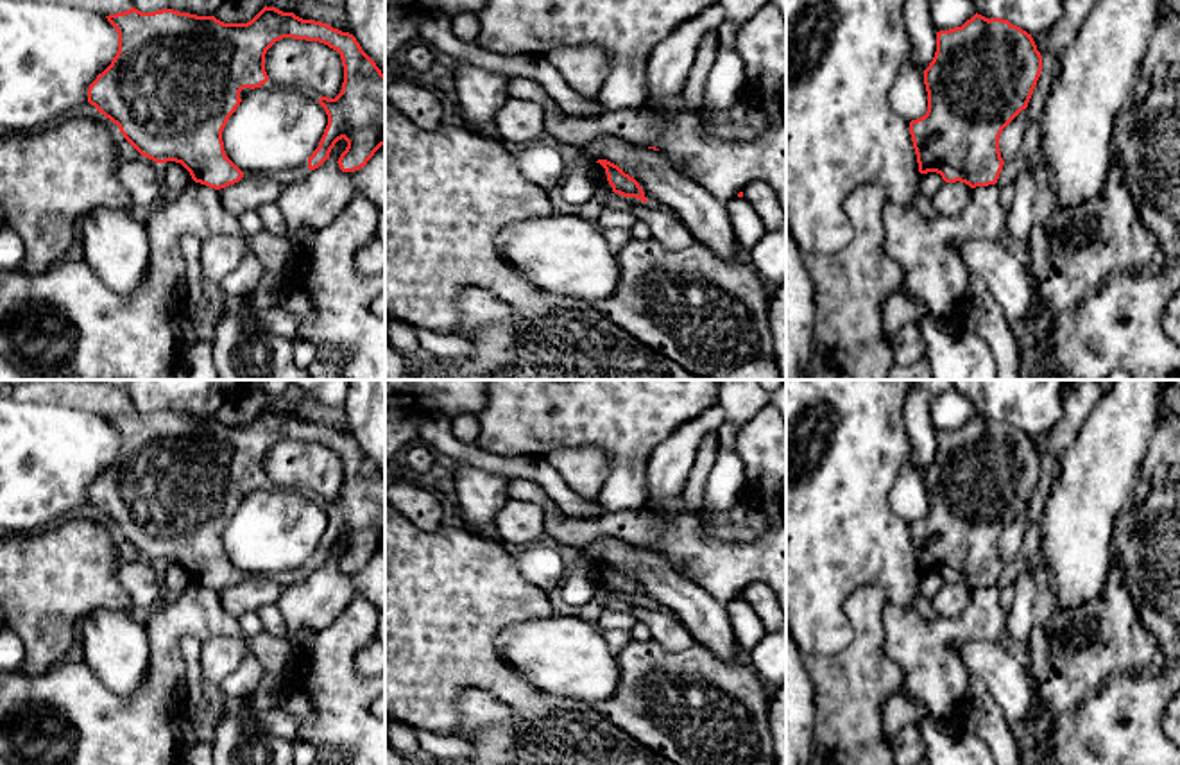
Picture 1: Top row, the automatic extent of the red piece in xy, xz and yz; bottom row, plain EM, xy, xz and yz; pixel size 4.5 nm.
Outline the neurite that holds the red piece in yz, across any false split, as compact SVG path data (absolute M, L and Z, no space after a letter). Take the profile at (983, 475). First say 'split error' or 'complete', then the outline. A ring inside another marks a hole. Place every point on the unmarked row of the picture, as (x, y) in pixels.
complete | M974 416L962 428L936 434L936 453L924 471L928 512L910 523L919 573L936 573L945 584L965 584L971 589L996 586L1003 572L999 537L1003 530L1028 509L1042 473L1042 457L1026 432L1003 419Z

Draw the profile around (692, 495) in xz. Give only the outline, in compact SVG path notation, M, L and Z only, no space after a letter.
M713 430L713 432L705 434L705 437L698 448L695 466L680 493L680 498L686 505L688 514L698 514L707 477L718 457L720 441L722 439L720 439L718 430Z

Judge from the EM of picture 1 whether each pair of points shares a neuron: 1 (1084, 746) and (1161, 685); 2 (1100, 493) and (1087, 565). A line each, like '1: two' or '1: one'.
1: one
2: one

